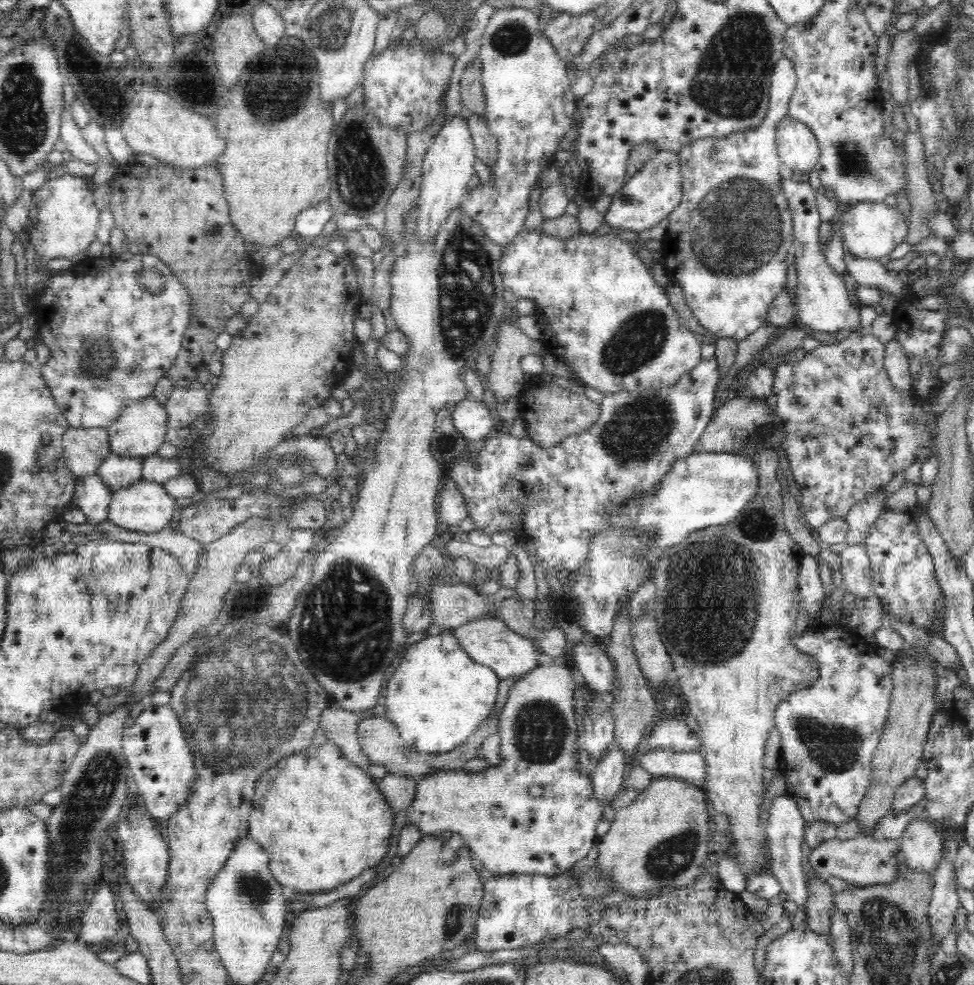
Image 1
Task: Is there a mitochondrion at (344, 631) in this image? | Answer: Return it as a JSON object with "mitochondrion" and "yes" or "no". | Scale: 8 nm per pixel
{"mitochondrion":"yes"}

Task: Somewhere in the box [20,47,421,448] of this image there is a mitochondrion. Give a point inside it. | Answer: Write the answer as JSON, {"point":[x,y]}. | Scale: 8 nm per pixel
{"point":[359,170]}

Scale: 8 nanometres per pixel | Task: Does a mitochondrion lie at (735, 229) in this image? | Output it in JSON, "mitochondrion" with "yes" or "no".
{"mitochondrion":"yes"}

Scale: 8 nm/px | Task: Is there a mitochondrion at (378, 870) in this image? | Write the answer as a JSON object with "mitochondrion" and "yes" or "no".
{"mitochondrion":"no"}

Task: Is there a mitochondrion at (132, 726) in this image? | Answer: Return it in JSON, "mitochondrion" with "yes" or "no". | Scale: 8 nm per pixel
{"mitochondrion":"no"}

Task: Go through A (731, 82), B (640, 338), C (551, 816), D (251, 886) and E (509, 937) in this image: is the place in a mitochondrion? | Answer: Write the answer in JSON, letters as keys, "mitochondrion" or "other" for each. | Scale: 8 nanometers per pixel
{"A":"mitochondrion","B":"mitochondrion","C":"other","D":"mitochondrion","E":"other"}

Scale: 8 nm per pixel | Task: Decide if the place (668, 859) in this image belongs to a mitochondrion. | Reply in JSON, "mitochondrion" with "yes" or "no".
{"mitochondrion":"yes"}

